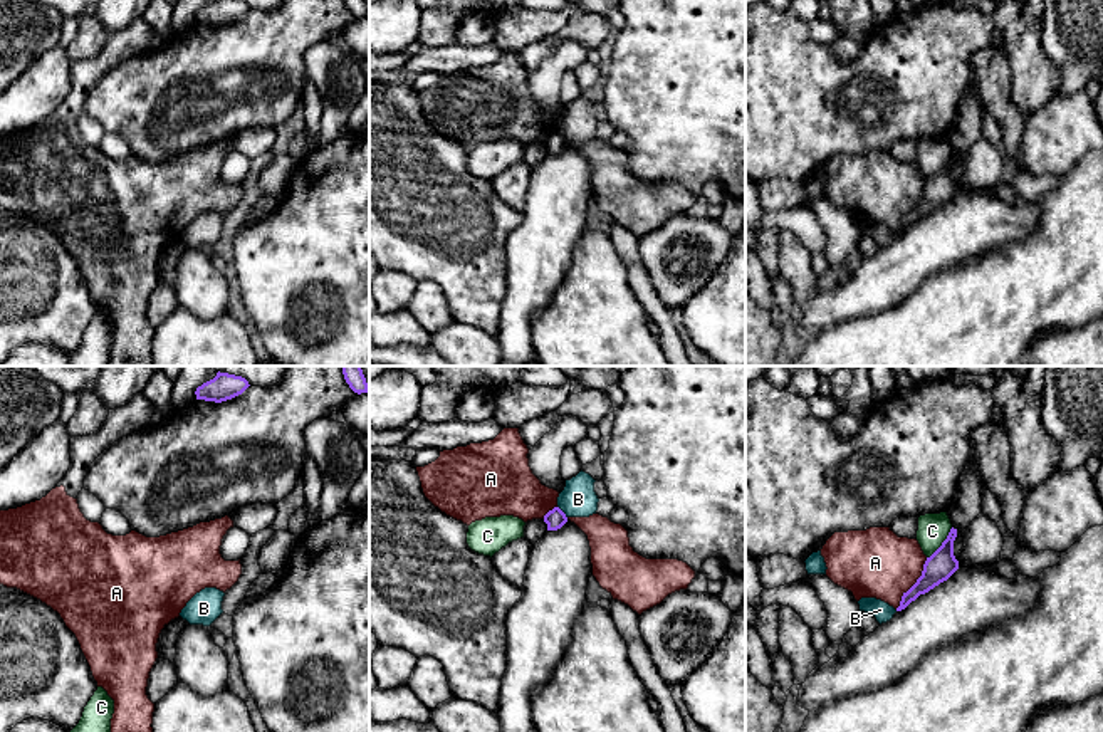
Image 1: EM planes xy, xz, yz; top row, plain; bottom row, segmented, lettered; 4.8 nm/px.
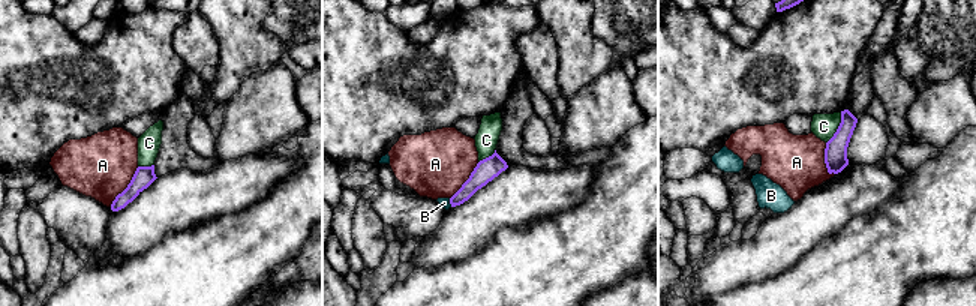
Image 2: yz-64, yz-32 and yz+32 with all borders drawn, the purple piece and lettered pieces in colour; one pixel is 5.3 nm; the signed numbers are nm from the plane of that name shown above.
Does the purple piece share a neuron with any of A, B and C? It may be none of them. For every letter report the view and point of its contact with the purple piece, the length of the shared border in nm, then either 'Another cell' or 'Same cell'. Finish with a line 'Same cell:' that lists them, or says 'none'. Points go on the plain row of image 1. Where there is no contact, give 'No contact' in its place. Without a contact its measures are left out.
A: Touches purple at yz (915, 207). Shared border 300 nm. Another cell
B: Touches purple at xz (563, 136). Shared border 80 nm. Another cell
C: Touches purple at yz (942, 167). Shared border 200 nm. Another cell
Same cell: none

